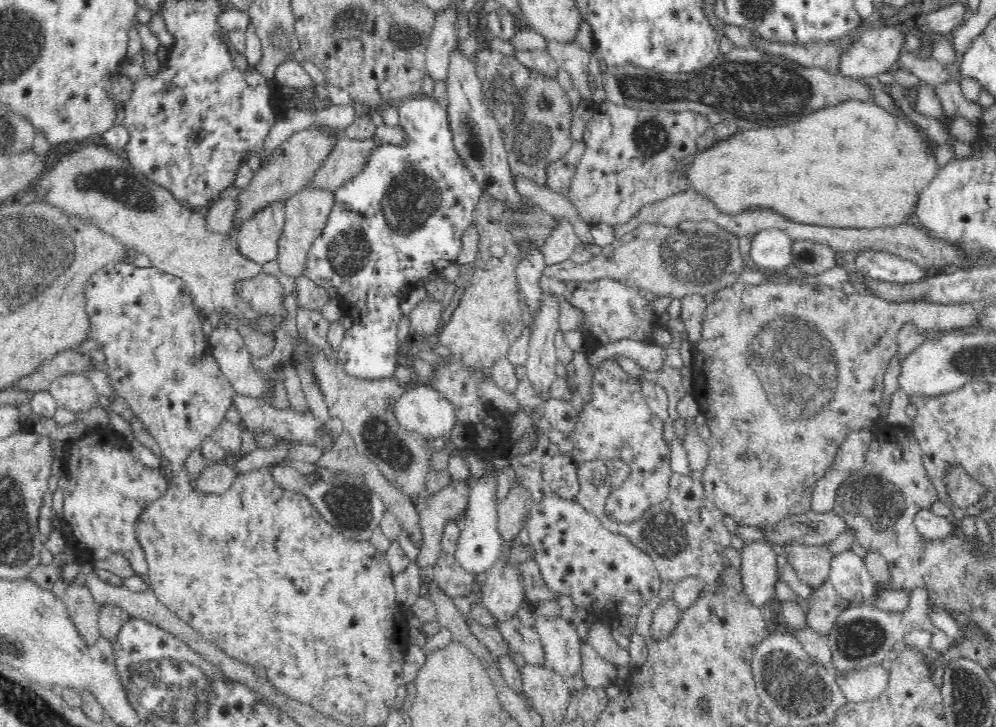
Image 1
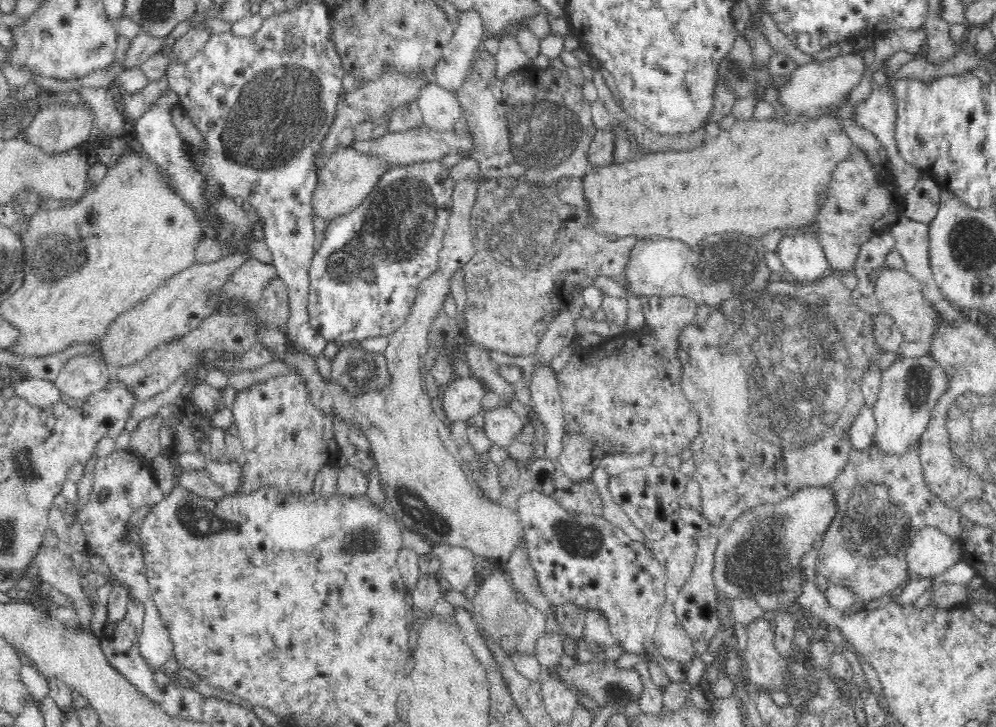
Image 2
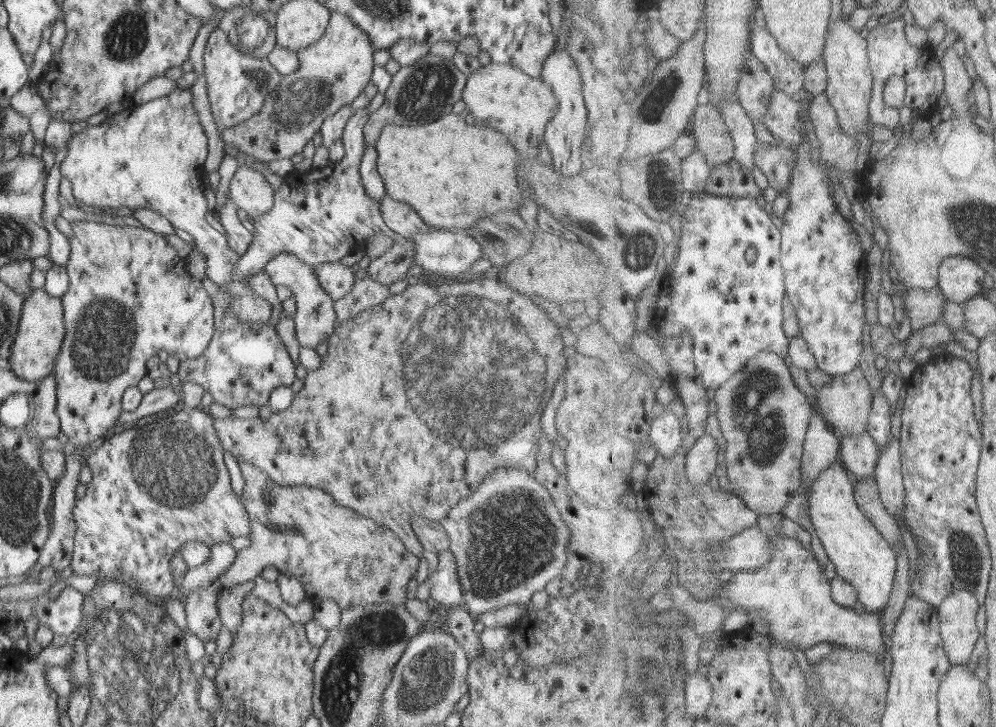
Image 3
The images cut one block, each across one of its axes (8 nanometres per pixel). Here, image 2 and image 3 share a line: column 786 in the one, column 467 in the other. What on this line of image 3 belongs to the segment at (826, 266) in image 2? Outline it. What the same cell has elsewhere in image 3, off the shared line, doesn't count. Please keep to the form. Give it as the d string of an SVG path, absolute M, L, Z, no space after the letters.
M435 228L424 234L417 232L408 239L415 244L414 264L424 272L437 273L452 281L460 280L470 266L483 257L482 246L463 231Z

